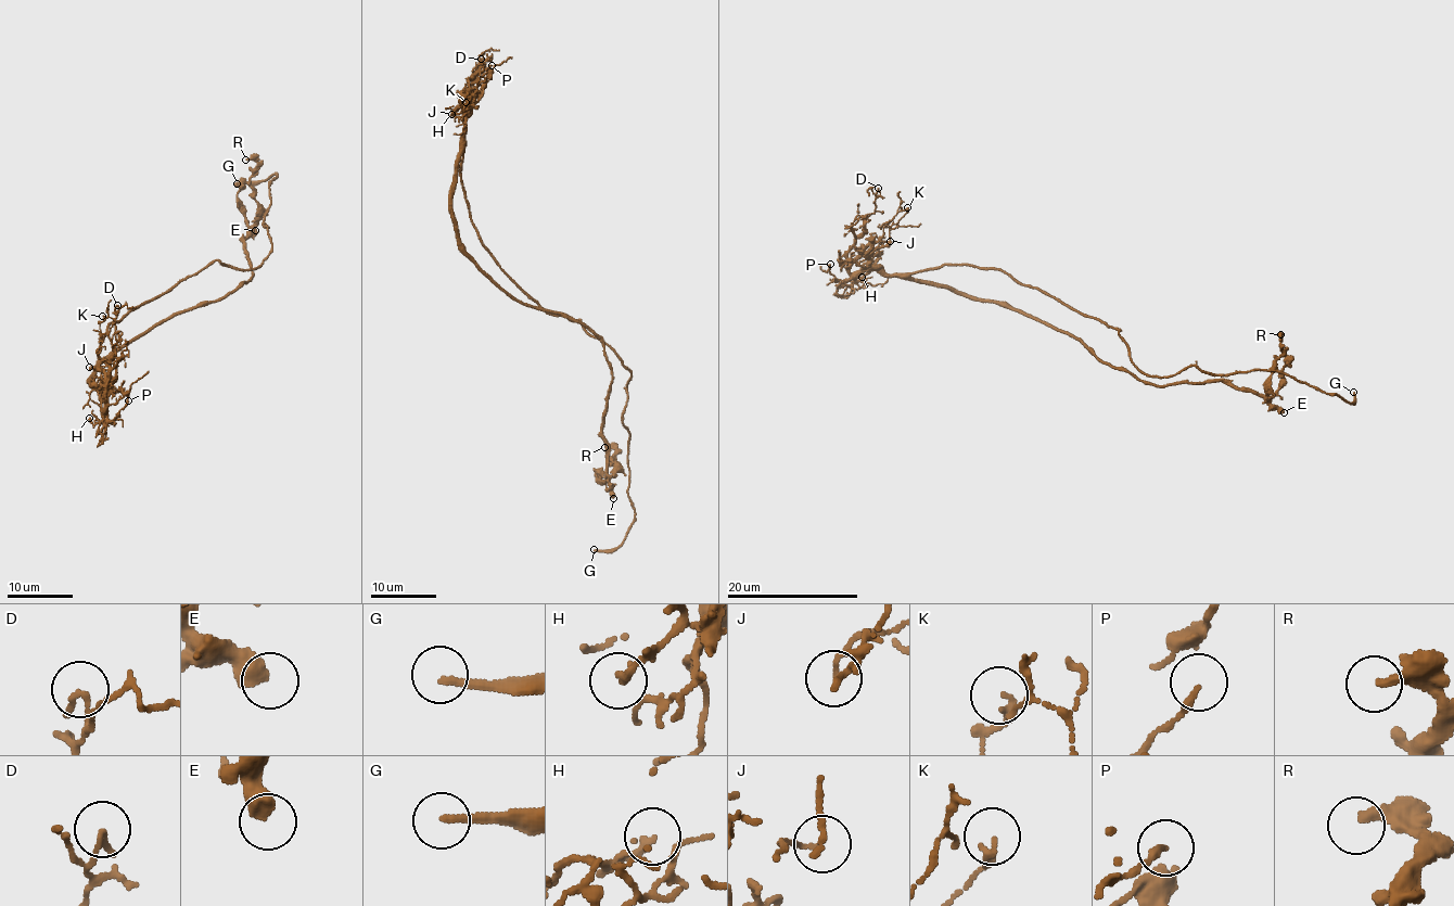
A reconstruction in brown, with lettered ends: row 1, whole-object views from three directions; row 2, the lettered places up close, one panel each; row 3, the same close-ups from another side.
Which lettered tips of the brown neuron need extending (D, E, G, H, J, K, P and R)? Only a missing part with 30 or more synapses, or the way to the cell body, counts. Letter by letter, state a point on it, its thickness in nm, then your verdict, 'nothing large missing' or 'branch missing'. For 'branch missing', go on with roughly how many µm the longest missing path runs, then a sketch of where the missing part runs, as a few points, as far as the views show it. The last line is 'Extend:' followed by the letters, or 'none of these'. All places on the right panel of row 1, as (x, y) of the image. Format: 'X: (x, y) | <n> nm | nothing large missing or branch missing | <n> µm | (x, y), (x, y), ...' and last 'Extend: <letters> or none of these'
D: (878, 188) | 150 nm | nothing large missing
E: (1284, 412) | 550 nm | nothing large missing
G: (1353, 392) | 200 nm | branch missing | 6 µm
H: (862, 277) | 170 nm | nothing large missing
J: (890, 241) | 110 nm | nothing large missing
K: (907, 207) | 110 nm | nothing large missing
P: (830, 264) | 120 nm | nothing large missing
R: (1280, 334) | 240 nm | nothing large missing
Extend: G

